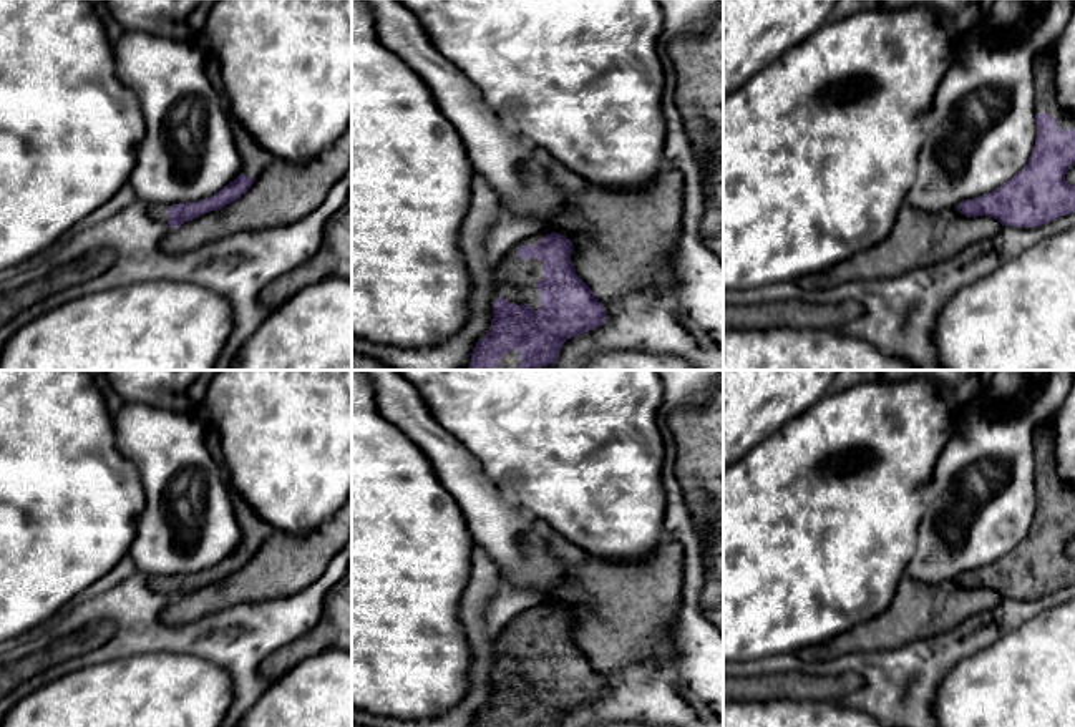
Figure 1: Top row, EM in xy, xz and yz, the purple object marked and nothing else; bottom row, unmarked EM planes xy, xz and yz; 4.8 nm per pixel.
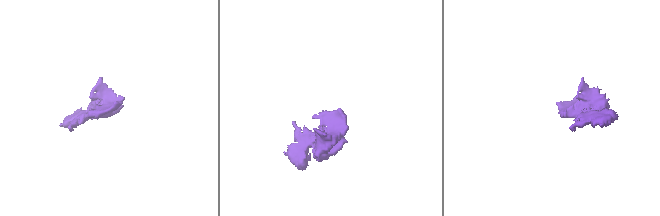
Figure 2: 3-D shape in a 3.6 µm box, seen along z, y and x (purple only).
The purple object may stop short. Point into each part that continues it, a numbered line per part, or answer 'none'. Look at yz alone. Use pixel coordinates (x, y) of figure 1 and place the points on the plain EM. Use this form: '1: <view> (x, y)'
1: yz (1044, 435)

